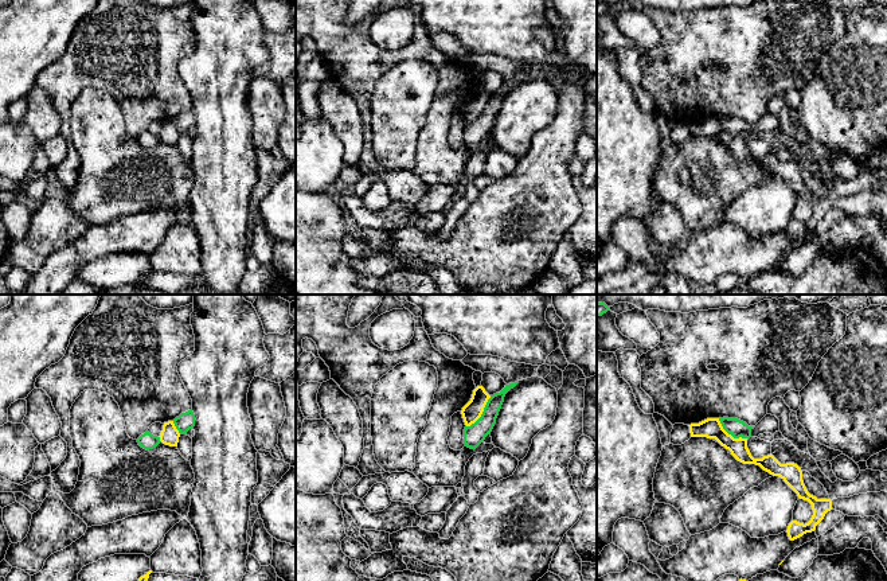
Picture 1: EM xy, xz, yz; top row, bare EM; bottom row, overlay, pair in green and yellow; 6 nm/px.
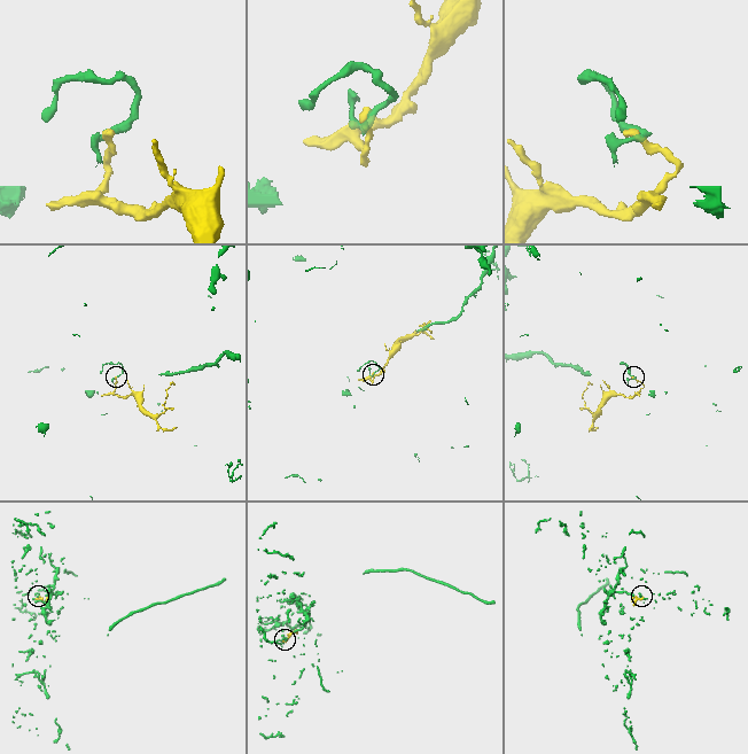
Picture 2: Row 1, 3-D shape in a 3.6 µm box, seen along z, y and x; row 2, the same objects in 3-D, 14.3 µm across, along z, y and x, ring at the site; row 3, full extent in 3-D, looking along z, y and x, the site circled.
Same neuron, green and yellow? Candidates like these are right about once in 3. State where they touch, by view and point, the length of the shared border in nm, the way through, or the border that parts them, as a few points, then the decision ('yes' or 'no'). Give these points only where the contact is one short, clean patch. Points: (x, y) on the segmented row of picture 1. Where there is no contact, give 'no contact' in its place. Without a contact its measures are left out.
xz (483, 413) | 240 nm | along xz (491, 396), (483, 413), (467, 427) | no

